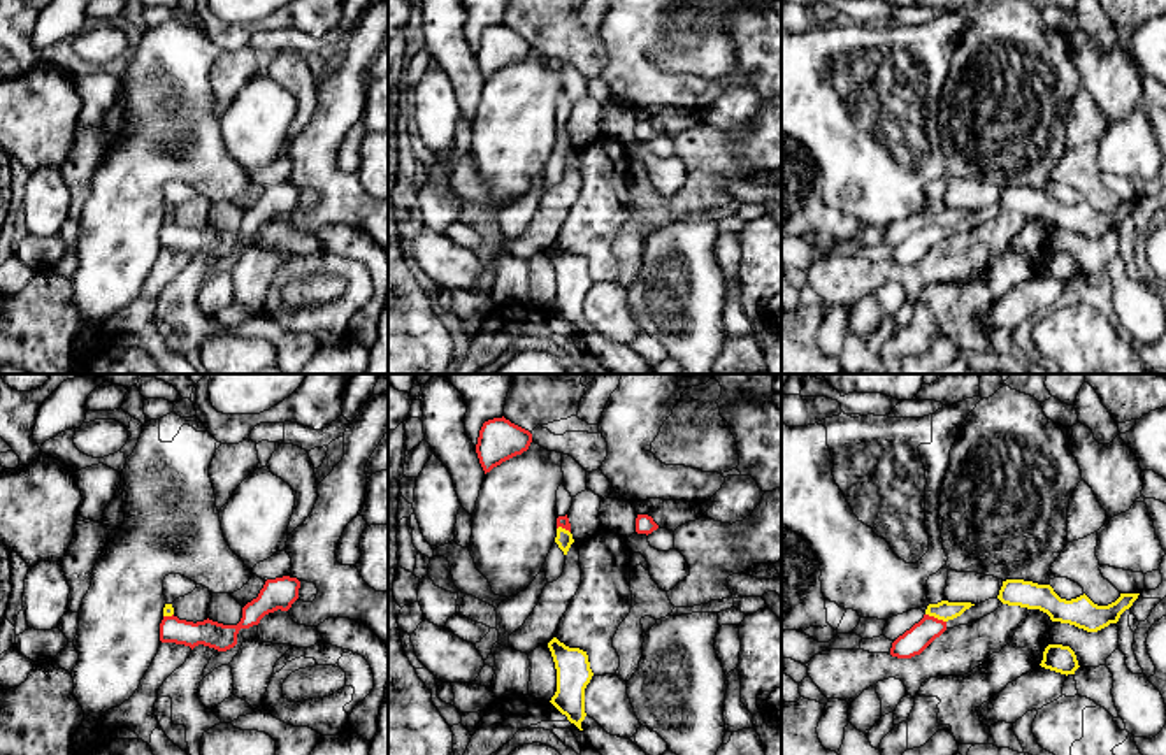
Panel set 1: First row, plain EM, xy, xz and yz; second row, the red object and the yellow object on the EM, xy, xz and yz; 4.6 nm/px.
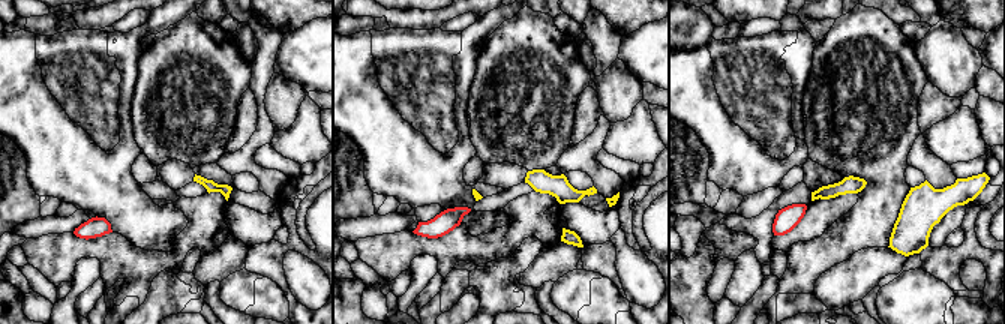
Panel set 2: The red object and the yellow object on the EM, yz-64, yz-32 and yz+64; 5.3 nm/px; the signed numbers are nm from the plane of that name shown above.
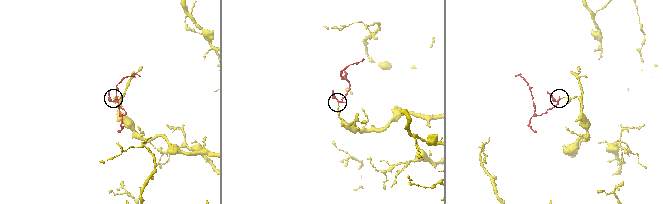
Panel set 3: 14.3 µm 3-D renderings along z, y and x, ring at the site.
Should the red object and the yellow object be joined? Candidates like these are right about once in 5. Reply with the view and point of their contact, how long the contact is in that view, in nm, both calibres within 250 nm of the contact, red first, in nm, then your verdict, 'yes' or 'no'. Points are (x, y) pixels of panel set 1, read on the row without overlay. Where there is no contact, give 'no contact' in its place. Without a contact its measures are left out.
meets red in yz at (936, 225); contact 100 nm long; 120 nm thick on the red side, 90 nm on the other; no

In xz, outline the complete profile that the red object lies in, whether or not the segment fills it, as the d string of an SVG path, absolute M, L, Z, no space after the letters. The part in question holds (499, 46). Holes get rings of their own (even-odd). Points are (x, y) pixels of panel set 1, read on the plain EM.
M504 23L485 28L476 51L476 60L485 81L527 58L530 49L532 40Z

